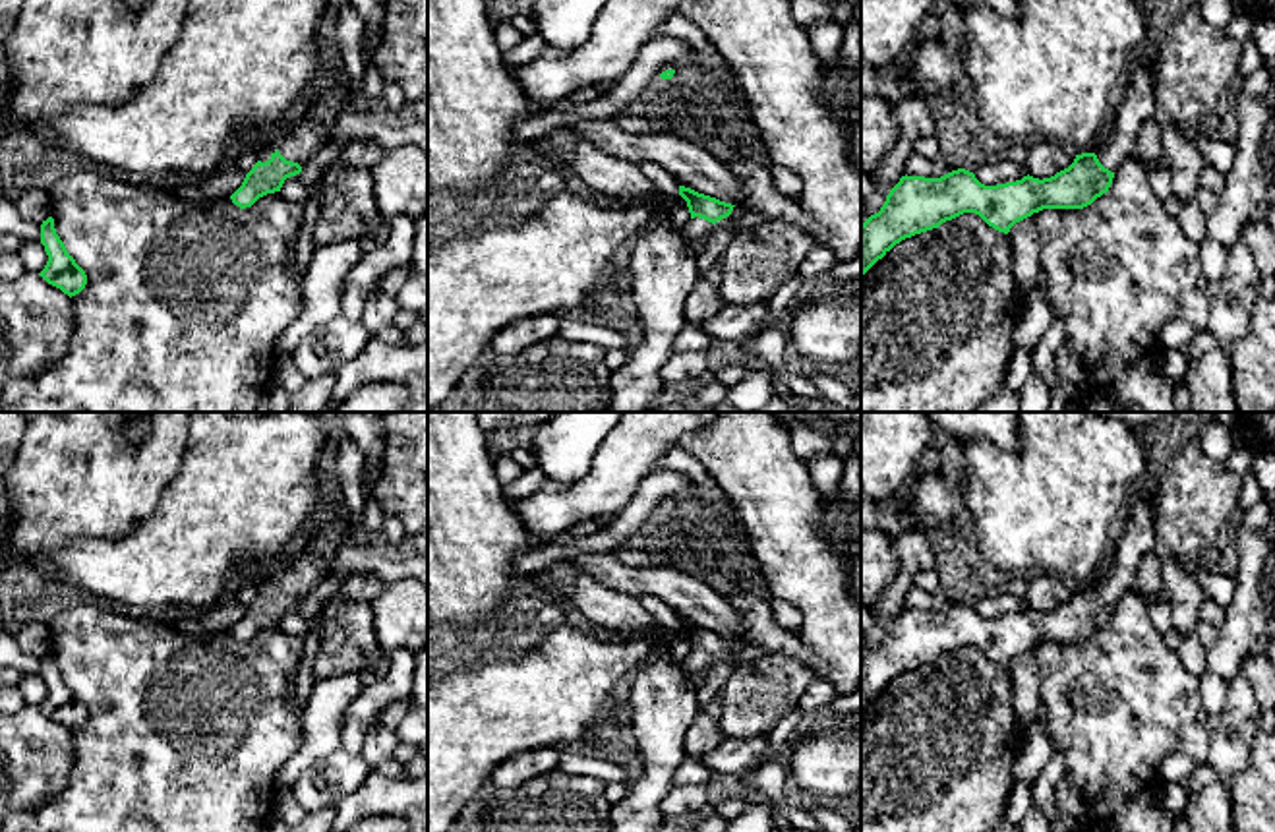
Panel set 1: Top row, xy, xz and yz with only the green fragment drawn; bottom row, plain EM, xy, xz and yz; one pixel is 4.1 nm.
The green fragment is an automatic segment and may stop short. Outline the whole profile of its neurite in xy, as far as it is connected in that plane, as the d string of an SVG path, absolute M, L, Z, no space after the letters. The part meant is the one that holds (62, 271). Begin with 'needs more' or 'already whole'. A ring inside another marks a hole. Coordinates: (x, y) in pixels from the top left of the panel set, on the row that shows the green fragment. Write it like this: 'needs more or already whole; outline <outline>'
already whole; outline M52 217L41 224L41 244L44 246L48 261L39 275L70 298L79 294L87 284L87 275L68 253L64 242L56 234Z

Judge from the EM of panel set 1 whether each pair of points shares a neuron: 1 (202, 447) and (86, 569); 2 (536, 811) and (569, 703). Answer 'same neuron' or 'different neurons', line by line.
1: same neuron
2: different neurons

